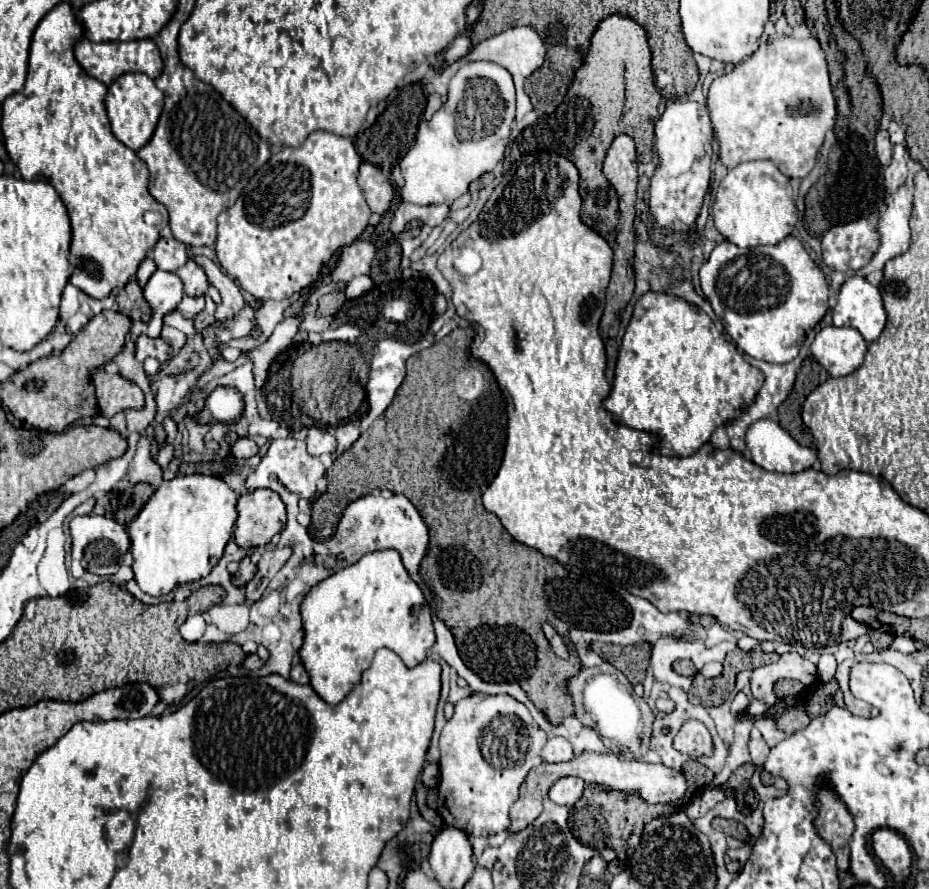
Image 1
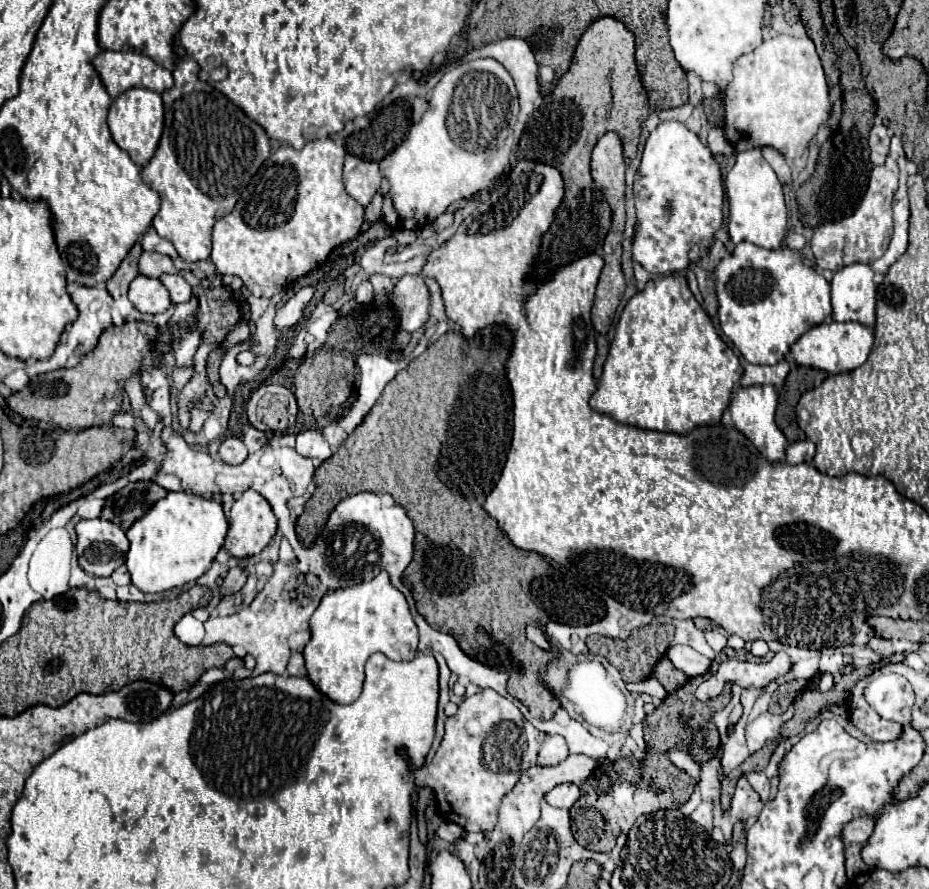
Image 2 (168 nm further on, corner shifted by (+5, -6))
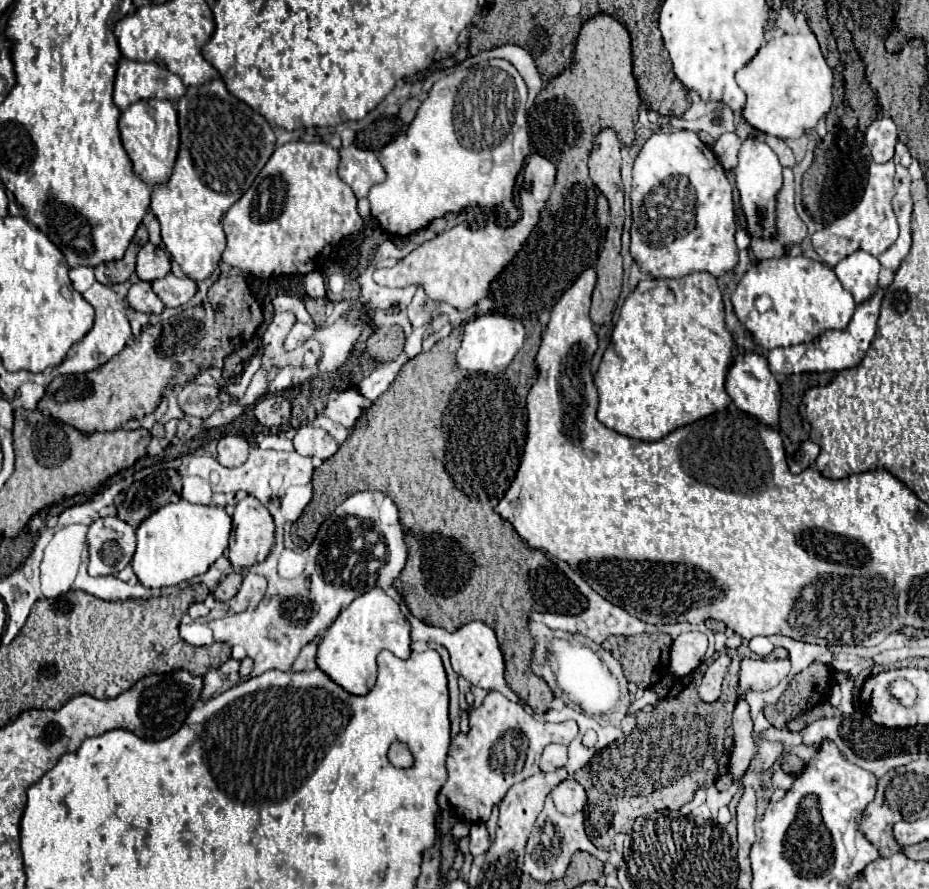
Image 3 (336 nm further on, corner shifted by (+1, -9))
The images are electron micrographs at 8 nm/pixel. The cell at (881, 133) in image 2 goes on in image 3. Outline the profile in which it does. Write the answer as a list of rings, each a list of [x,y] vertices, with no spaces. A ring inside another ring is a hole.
[[[877,118],[865,132],[865,142],[875,162],[889,162],[897,144],[897,126],[891,118]]]

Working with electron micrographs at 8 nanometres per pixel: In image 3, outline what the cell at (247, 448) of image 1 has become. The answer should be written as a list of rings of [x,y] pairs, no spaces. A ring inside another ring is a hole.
[[[223,436],[217,444],[217,460],[227,468],[241,466],[247,460],[247,454],[249,444],[241,436]]]

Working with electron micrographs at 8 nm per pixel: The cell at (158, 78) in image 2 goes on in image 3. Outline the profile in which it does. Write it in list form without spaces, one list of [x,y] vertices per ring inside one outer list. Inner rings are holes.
[[[121,58],[117,76],[115,76],[115,92],[113,102],[127,110],[137,100],[179,100],[185,96],[187,88],[177,74],[171,74],[167,68],[155,62],[135,62]]]

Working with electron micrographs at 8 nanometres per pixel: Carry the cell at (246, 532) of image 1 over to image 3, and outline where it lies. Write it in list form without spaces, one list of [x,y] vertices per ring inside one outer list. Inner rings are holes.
[[[255,496],[239,500],[233,512],[233,530],[227,558],[235,568],[263,562],[275,542],[273,532],[273,518]]]

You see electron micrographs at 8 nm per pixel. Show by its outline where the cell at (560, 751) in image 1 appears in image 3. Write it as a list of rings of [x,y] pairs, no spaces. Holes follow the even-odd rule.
[[[549,744],[543,750],[543,756],[541,756],[541,770],[543,772],[553,772],[557,768],[563,768],[565,762],[567,762],[567,746]]]

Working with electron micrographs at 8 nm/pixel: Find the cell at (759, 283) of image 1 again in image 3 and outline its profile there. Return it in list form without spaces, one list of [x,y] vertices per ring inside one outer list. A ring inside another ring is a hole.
[[[781,256],[757,262],[737,284],[733,292],[733,308],[741,324],[751,332],[753,340],[765,350],[779,346],[793,346],[827,330],[843,330],[857,304],[853,296],[841,286],[833,268],[807,256]],[[767,298],[771,308],[767,310]]]

